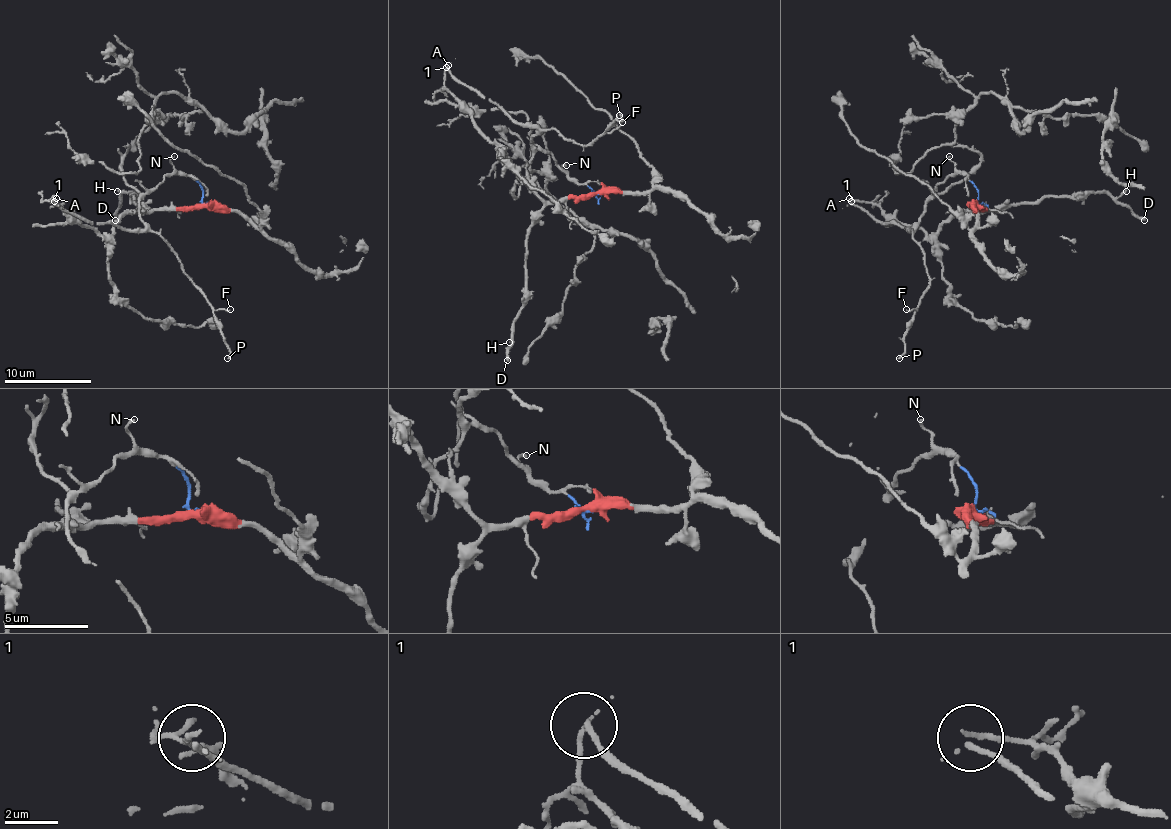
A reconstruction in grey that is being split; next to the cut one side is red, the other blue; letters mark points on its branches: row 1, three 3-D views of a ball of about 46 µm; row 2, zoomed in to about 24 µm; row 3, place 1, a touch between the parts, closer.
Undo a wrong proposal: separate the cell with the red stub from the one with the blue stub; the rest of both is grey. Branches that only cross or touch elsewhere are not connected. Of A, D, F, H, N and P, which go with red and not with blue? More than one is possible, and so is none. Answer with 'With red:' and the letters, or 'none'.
With red: A, D, H

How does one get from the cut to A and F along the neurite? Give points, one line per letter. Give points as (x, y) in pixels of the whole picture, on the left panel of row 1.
A: (203, 203), (127, 212), (107, 234), (77, 223), (53, 201), (57, 199)
F: (205, 203), (201, 186), (192, 177), (166, 175), (140, 201), (140, 216), (175, 253), (216, 310), (229, 310)

